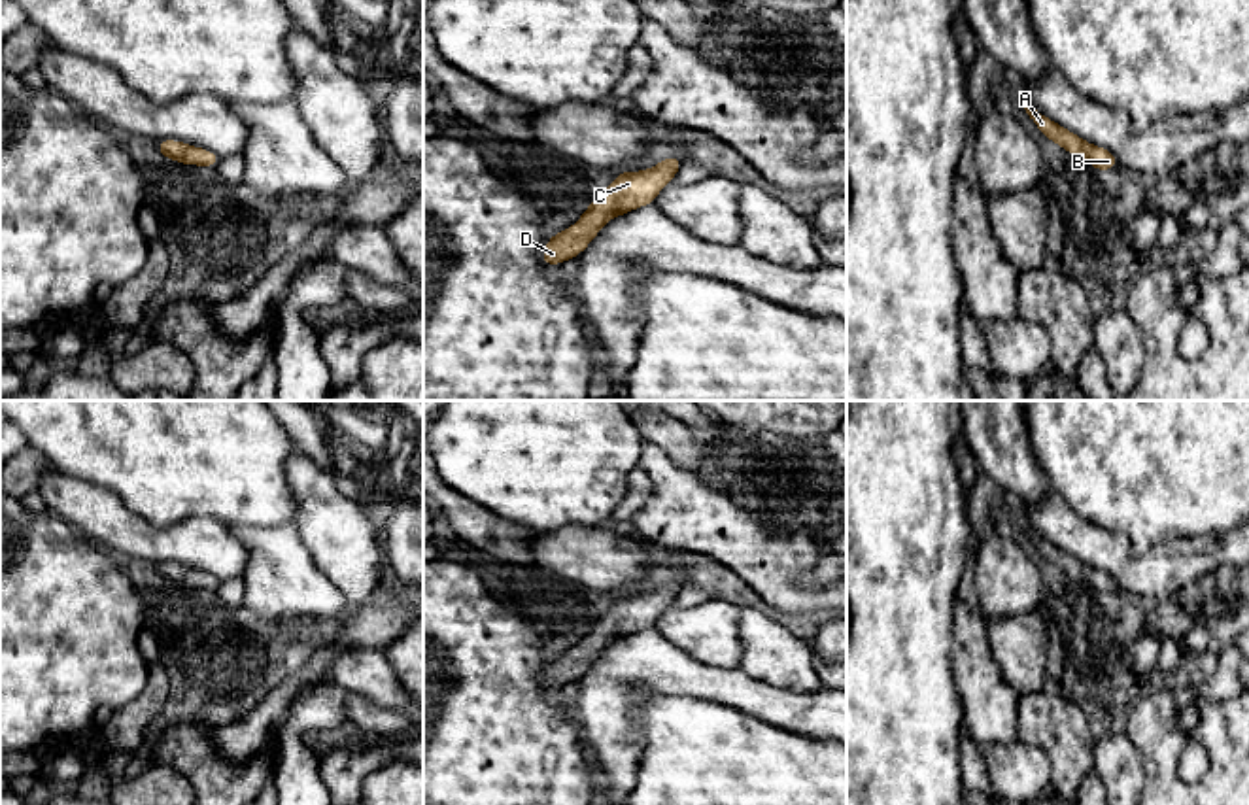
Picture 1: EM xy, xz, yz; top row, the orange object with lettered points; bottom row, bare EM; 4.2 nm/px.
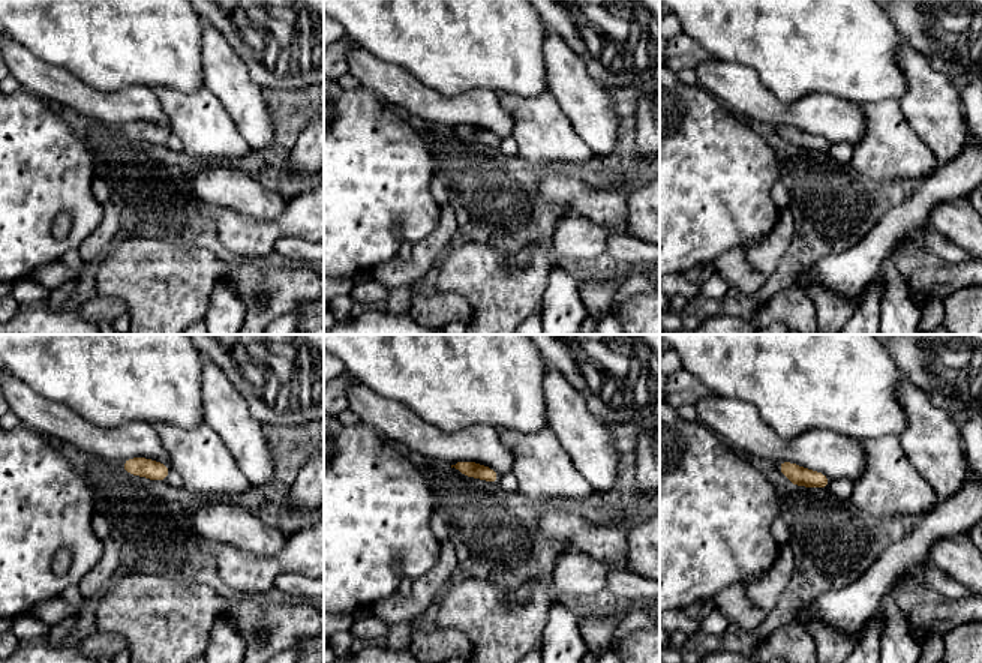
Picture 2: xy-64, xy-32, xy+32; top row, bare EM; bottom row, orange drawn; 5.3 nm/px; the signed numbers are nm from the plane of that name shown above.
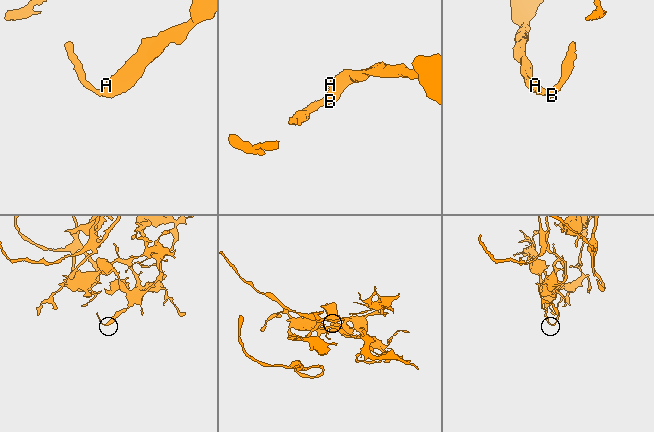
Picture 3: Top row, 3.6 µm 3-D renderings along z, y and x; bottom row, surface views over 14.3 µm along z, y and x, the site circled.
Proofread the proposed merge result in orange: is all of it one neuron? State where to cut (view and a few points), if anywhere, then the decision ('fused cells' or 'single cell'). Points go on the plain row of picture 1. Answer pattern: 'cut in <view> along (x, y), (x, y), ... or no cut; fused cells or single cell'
no cut; single cell

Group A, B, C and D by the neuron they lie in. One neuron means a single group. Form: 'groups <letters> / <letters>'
groups A B C D

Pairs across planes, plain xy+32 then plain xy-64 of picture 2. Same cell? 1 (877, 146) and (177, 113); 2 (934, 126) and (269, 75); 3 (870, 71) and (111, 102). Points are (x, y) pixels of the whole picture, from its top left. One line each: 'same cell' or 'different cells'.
1: same cell
2: different cells
3: different cells

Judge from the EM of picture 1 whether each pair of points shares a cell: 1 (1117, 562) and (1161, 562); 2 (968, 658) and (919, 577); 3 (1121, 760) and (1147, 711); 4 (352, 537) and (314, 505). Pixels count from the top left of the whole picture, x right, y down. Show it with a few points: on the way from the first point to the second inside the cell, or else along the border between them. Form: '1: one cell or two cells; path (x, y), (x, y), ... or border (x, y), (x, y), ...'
1: one cell; path (1129, 565), (1149, 565)
2: two cells; border (958, 601), (953, 632), (955, 681)
3: two cells; border (1125, 732), (1142, 762), (1142, 785)
4: one cell; path (342, 533), (324, 514)

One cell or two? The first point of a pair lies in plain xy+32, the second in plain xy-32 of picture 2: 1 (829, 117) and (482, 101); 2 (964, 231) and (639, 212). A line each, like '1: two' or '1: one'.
1: one
2: two

